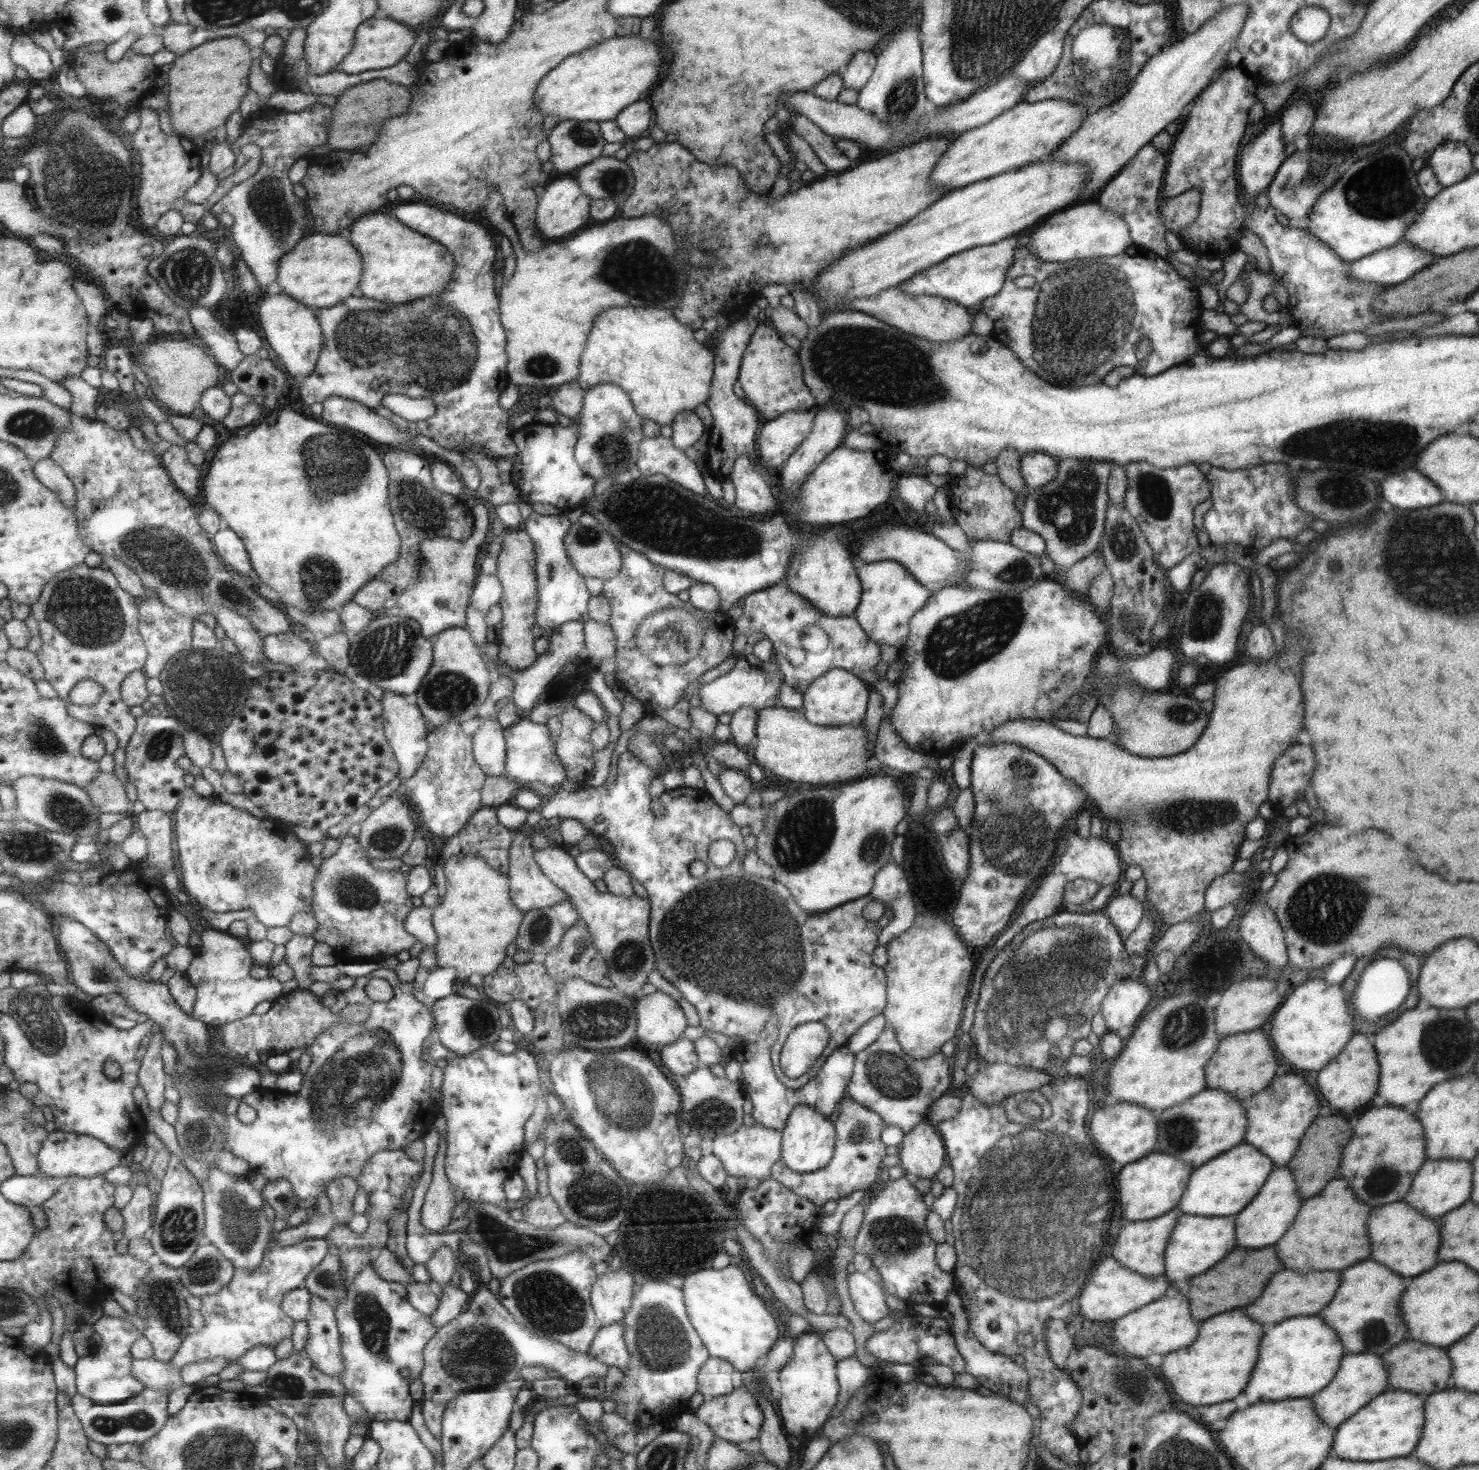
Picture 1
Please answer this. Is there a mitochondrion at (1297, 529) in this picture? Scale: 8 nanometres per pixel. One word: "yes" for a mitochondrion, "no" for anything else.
no

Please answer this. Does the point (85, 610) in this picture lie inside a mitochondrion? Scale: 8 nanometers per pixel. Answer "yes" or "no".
yes

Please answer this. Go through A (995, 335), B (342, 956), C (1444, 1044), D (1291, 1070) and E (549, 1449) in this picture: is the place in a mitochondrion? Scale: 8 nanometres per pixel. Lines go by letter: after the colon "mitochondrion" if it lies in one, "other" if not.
A: other
B: other
C: mitochondrion
D: other
E: other

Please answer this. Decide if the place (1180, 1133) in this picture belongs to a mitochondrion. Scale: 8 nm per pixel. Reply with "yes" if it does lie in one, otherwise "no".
yes

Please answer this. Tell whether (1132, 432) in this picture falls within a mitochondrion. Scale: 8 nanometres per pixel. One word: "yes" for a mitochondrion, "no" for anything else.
no

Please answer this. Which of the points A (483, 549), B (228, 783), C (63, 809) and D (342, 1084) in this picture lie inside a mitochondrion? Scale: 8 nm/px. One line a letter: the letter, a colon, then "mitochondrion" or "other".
A: other
B: other
C: mitochondrion
D: mitochondrion

